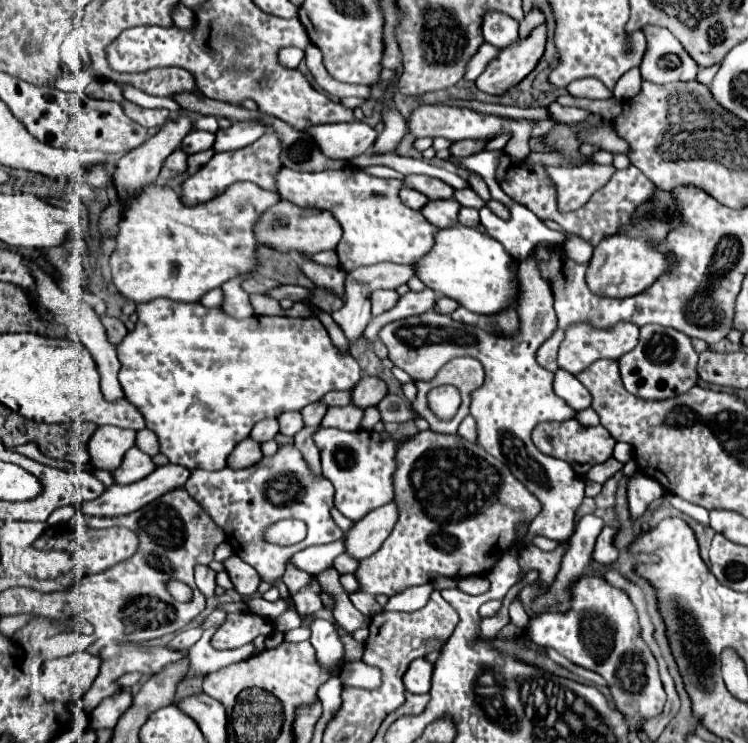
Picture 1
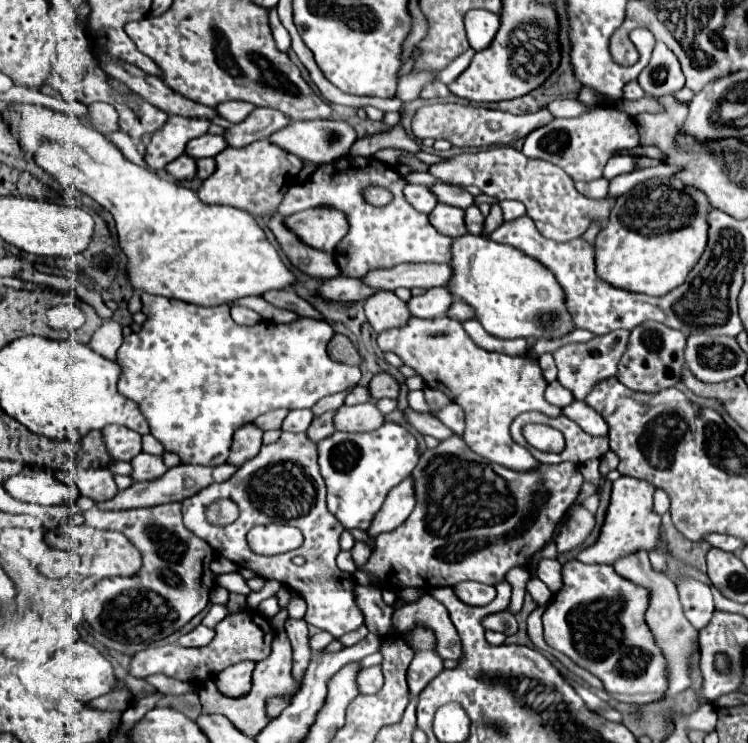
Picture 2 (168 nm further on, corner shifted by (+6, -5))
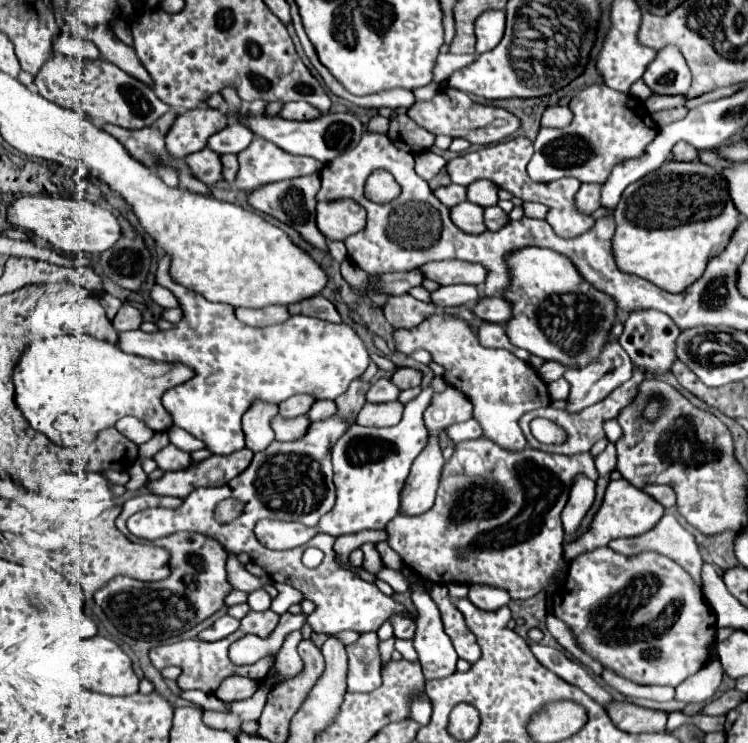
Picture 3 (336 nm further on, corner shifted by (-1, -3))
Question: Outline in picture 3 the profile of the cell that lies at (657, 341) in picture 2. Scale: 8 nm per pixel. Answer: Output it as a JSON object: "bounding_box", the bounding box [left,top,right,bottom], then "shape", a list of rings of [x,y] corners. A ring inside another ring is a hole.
{"bounding_box":[620,310,680,376],"shape":[[[642,310],[642,312],[632,312],[630,318],[624,322],[624,332],[620,336],[620,346],[626,350],[630,356],[632,364],[636,368],[642,368],[648,376],[658,376],[658,374],[668,374],[676,356],[674,356],[674,344],[680,336],[680,328],[666,316],[664,312],[656,310]]]}

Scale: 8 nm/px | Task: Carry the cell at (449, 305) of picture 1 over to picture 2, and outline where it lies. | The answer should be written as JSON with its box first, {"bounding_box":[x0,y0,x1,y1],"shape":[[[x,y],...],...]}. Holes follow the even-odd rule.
{"bounding_box":[447,298,475,322],"shape":[[[457,298],[457,300],[451,304],[451,310],[447,312],[447,316],[455,318],[455,320],[459,320],[459,322],[465,322],[465,320],[475,318],[475,308],[471,308],[469,304],[465,304],[463,300]]]}

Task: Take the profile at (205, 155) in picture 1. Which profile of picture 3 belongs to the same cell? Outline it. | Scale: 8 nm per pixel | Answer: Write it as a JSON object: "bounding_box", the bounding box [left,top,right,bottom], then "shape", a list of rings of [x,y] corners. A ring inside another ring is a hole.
{"bounding_box":[220,154,238,182],"shape":[[[226,154],[220,158],[222,160],[222,178],[226,182],[234,182],[236,172],[238,172],[238,160],[234,154]]]}

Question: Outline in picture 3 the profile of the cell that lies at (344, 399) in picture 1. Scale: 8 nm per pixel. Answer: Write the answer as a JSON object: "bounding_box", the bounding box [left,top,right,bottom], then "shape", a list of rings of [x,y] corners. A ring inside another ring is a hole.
{"bounding_box":[366,378,400,402],"shape":[[[380,378],[376,384],[370,386],[366,400],[368,402],[392,402],[398,398],[398,394],[400,390],[388,378]]]}

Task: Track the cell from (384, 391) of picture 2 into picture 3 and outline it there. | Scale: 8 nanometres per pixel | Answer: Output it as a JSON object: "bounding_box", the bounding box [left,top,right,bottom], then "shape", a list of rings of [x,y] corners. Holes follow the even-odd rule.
{"bounding_box":[390,368,422,390],"shape":[[[398,368],[392,378],[390,378],[400,390],[408,390],[408,388],[414,388],[414,386],[420,386],[420,380],[422,380],[422,374],[414,368]]]}

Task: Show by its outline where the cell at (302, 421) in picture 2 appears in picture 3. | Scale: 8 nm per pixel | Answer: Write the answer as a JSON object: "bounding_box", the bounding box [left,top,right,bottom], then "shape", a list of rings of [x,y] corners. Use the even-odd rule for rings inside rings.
{"bounding_box":[306,400,336,422],"shape":[[[316,400],[306,416],[310,418],[310,422],[314,422],[314,420],[326,420],[334,412],[336,412],[336,404],[332,400]]]}

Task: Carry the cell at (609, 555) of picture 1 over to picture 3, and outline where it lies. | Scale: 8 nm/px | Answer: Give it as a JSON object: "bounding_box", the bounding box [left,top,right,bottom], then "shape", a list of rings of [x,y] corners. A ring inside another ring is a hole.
{"bounding_box":[552,548,716,688],"shape":[[[610,548],[582,554],[570,562],[566,582],[554,590],[552,600],[554,616],[568,624],[580,648],[604,668],[636,684],[662,684],[676,688],[708,662],[706,646],[714,642],[716,616],[698,594],[690,574],[662,554],[642,552],[628,558]]]}

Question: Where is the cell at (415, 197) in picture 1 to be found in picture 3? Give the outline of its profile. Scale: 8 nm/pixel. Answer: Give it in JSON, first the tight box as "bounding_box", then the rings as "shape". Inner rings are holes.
{"bounding_box":[432,184,466,208],"shape":[[[448,184],[448,186],[438,186],[436,190],[432,190],[434,196],[438,196],[438,200],[442,204],[446,204],[448,208],[456,206],[458,202],[466,200],[466,188],[458,186],[458,184]]]}

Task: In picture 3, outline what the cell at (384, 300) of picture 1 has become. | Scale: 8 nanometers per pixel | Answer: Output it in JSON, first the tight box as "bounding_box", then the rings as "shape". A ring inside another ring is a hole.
{"bounding_box":[382,294,436,328],"shape":[[[410,294],[388,296],[382,306],[382,314],[392,328],[414,328],[428,316],[436,312],[436,306],[430,302],[420,302]]]}

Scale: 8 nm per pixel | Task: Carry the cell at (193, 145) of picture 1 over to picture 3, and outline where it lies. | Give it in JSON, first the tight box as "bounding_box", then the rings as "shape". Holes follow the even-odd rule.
{"bounding_box":[208,122,254,154],"shape":[[[236,122],[236,124],[226,126],[224,130],[212,134],[208,138],[208,146],[218,154],[230,154],[230,152],[238,154],[252,142],[252,138],[254,138],[254,134],[250,132],[250,128]]]}

